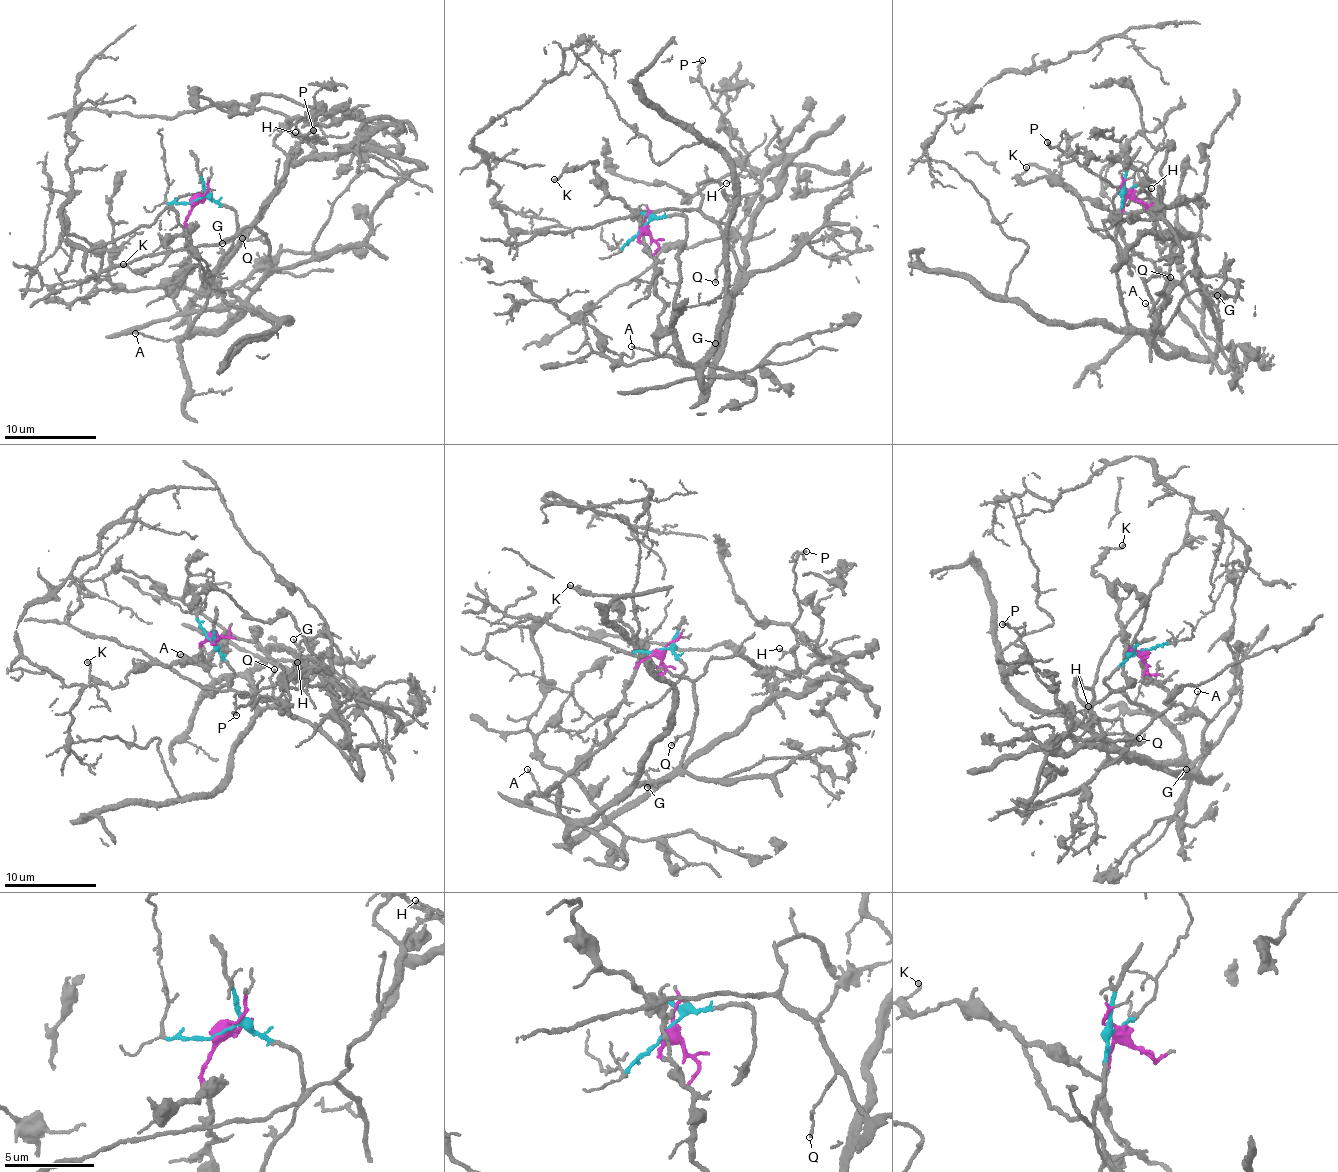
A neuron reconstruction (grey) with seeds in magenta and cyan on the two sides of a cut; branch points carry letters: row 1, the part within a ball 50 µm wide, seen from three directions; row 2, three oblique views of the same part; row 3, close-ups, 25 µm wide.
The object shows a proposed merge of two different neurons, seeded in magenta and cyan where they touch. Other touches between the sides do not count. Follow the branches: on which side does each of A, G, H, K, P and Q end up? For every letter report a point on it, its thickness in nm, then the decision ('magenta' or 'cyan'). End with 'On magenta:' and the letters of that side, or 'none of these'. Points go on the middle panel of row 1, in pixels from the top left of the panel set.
A: (631, 346) | 110 nm | cyan
G: (715, 343) | 160 nm | cyan
H: (726, 183) | 100 nm | cyan
K: (554, 179) | 170 nm | magenta
P: (702, 60) | 180 nm | cyan
Q: (715, 282) | 140 nm | cyan
On magenta: K

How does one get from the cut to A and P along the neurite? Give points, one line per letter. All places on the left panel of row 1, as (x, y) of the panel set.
A: (196, 200), (211, 196), (230, 207), (236, 220), (233, 244), (213, 277), (204, 310), (179, 340), (134, 333)
P: (196, 200), (226, 204), (236, 235), (183, 338), (270, 270), (255, 226), (292, 153), (326, 143), (314, 130)

